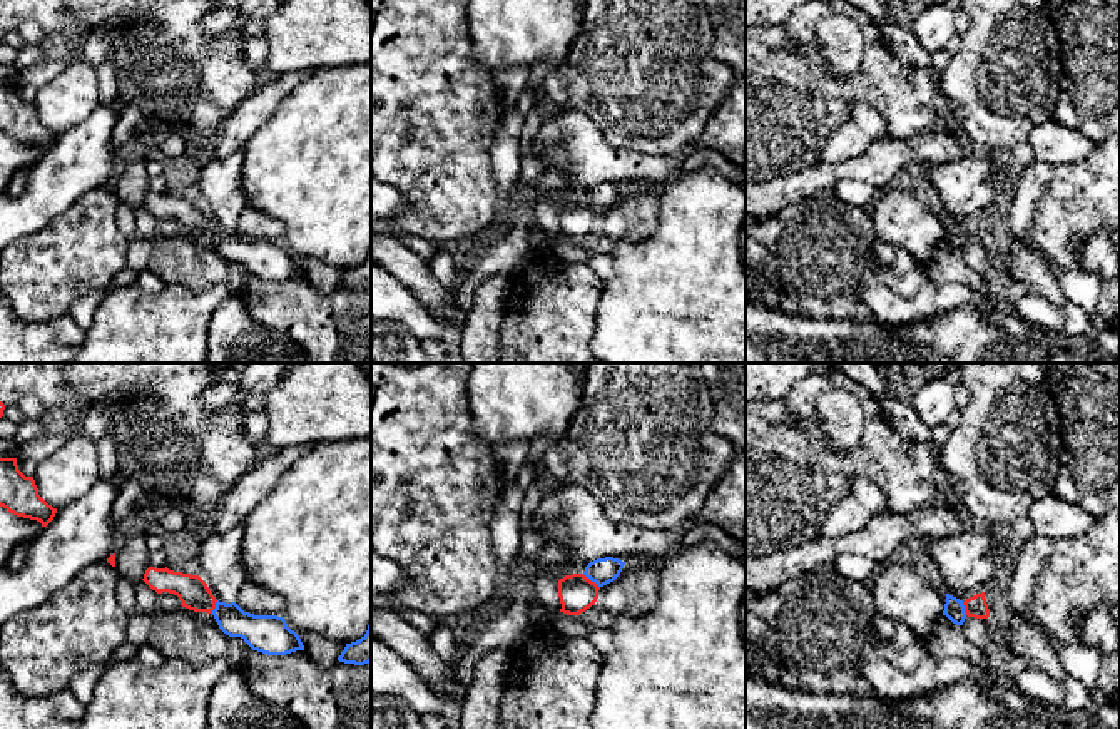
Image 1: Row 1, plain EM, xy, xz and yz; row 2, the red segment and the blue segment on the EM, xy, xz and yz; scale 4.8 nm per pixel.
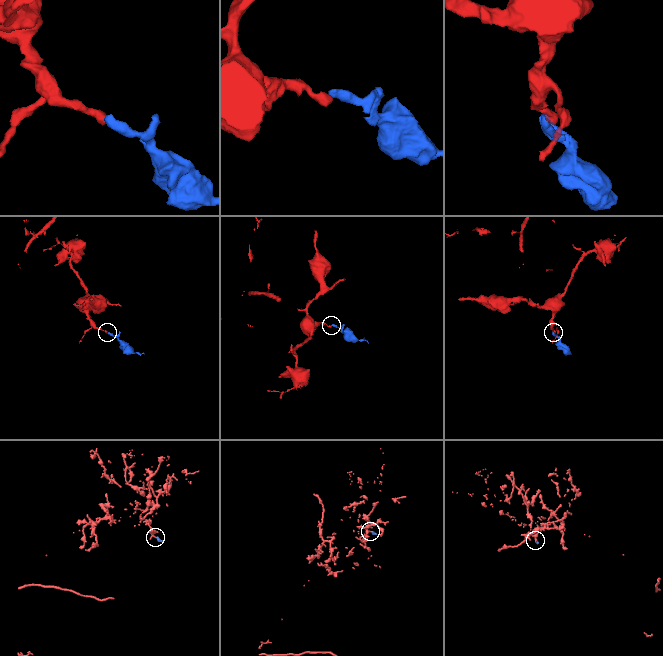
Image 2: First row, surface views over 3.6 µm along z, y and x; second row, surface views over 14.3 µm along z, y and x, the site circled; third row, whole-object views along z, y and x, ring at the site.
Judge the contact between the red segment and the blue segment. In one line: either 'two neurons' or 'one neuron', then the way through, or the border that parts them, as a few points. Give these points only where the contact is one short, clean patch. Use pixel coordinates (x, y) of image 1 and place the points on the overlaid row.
two neurons; border xz (582, 574), (599, 587)

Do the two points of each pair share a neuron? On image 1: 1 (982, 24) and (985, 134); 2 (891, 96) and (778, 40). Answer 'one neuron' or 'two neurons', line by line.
1: one neuron
2: one neuron

